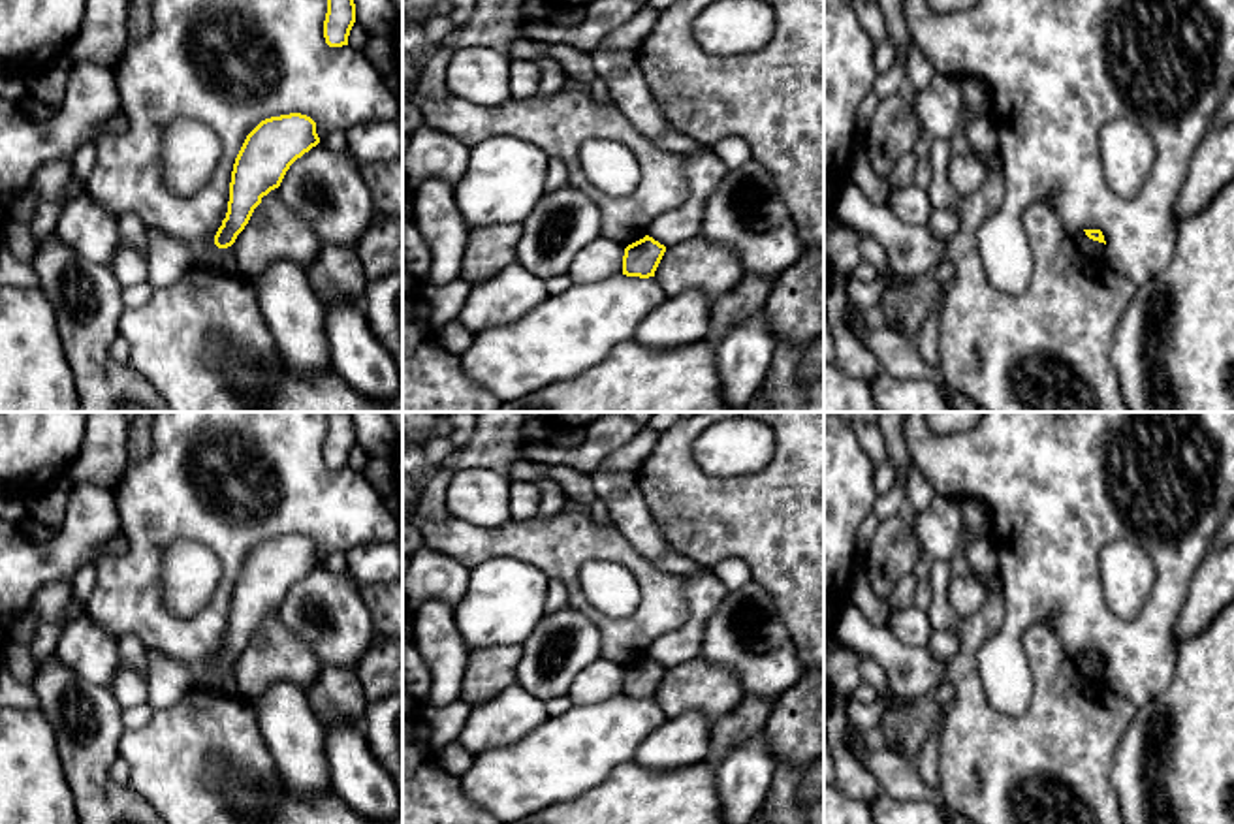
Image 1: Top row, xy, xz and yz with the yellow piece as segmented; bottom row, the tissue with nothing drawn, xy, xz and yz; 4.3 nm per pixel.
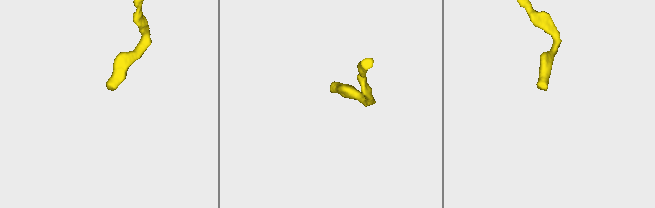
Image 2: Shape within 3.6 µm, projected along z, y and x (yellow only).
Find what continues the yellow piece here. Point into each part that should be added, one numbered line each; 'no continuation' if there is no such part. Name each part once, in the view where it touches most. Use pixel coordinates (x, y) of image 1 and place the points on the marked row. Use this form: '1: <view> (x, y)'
no continuation

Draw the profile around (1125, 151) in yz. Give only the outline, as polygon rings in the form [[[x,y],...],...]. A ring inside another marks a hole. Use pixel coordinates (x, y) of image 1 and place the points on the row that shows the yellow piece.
[[[1112,120],[1099,134],[1104,181],[1119,198],[1134,198],[1149,175],[1153,158],[1155,145],[1136,122]]]

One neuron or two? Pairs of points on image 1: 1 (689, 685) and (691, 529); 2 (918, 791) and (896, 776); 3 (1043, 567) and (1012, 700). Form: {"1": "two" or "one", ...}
{"1": "one", "2": "one", "3": "one"}

